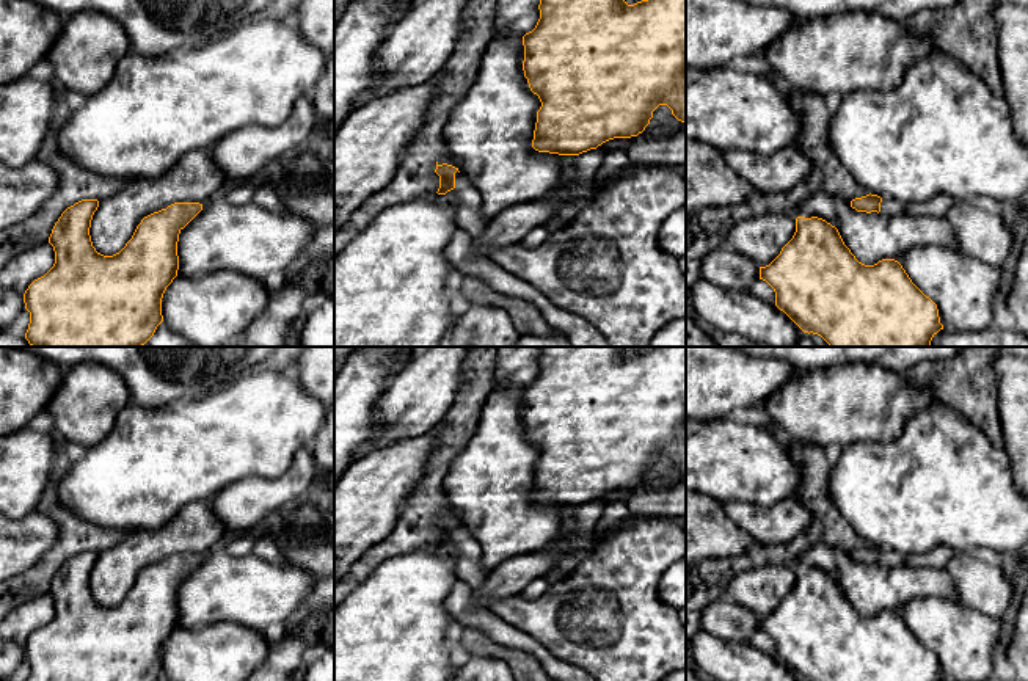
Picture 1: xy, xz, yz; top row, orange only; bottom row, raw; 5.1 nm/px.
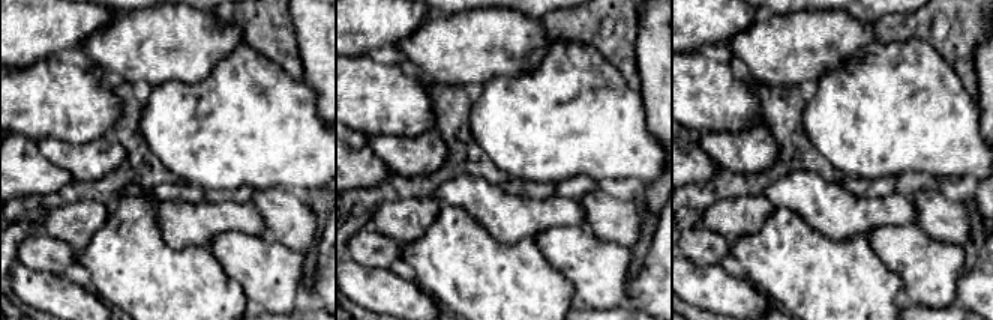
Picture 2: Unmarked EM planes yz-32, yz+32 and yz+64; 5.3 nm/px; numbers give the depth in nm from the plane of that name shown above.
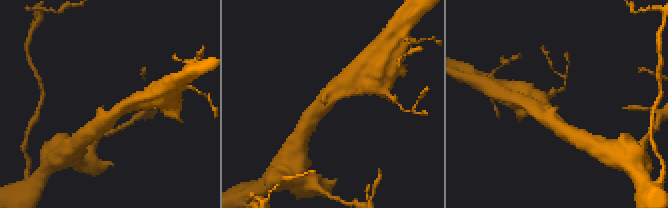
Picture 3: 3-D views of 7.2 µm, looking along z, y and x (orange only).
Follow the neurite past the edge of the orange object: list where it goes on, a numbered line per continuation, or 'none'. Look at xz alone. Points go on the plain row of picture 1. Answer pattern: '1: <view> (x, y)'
1: xz (466, 554)

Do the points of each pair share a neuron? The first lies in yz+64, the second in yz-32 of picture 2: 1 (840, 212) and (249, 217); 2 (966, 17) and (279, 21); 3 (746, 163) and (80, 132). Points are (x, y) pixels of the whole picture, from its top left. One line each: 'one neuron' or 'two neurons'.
1: one neuron
2: one neuron
3: two neurons

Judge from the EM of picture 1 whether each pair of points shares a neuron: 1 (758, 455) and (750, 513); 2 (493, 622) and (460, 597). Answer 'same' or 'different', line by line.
1: different
2: same

